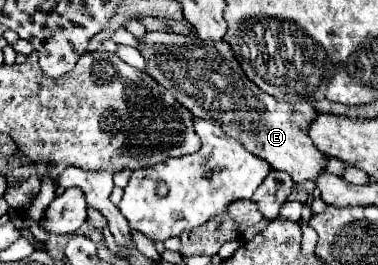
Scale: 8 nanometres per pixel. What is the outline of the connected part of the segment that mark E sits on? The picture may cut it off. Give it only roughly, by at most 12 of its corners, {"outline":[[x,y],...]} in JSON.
{"outline":[[146,32],[146,74],[192,116],[306,182],[310,102],[254,86],[226,42]]}

